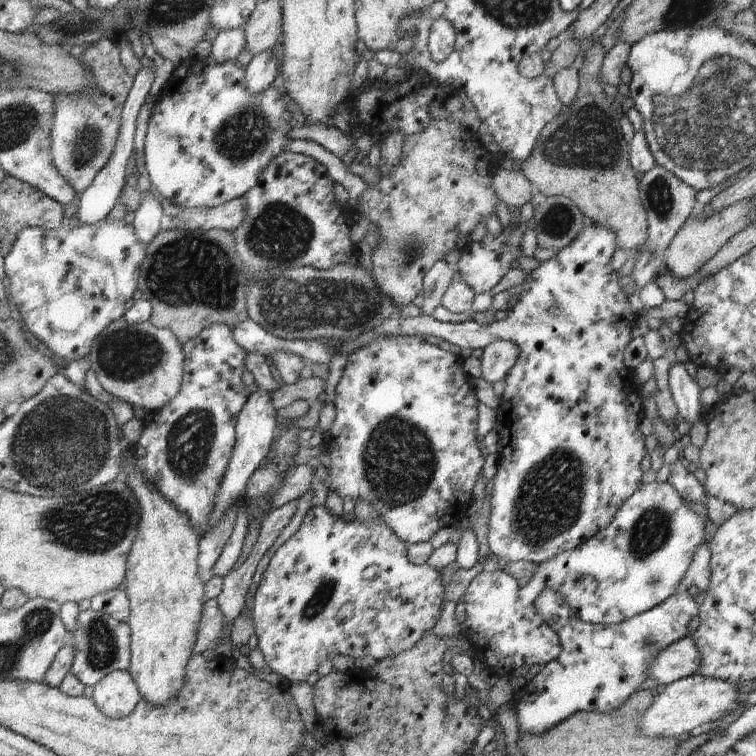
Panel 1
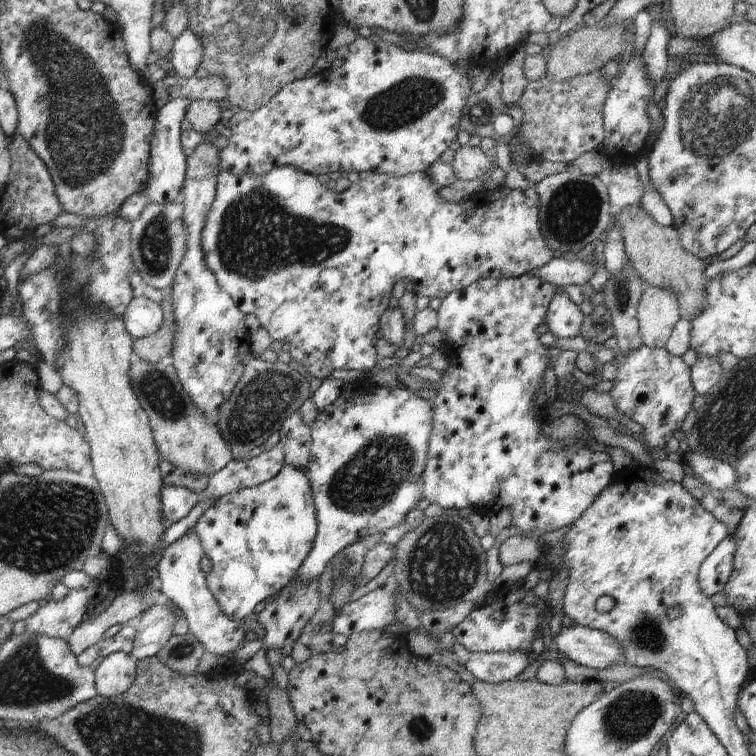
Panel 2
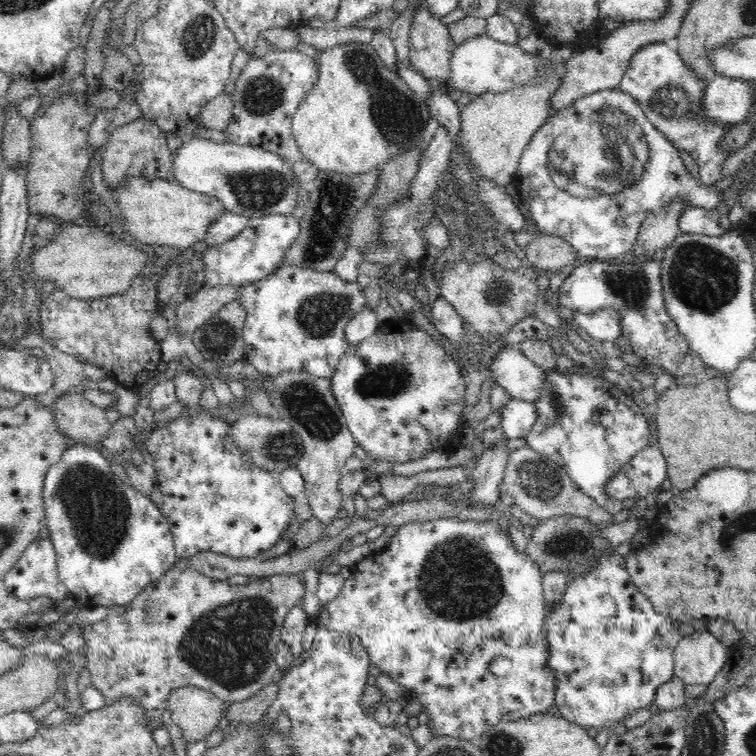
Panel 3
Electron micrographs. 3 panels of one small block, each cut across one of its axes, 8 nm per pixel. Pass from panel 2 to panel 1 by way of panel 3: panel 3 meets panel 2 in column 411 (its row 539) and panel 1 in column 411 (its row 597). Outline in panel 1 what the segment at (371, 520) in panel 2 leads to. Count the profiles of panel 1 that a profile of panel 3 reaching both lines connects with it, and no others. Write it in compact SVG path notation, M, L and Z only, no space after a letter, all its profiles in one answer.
M378 336L370 340L370 344L362 344L362 348L354 350L347 355L347 365L344 374L335 388L335 417L332 428L324 433L323 446L330 451L330 468L328 469L327 487L334 490L340 498L352 498L352 500L366 500L375 508L375 511L388 524L388 528L395 532L400 540L406 544L425 543L434 534L444 528L452 526L454 514L468 507L468 500L472 500L474 486L478 482L478 476L482 475L484 457L478 449L476 428L478 418L478 405L480 402L475 394L475 382L463 370L460 355L431 345L422 336Z

